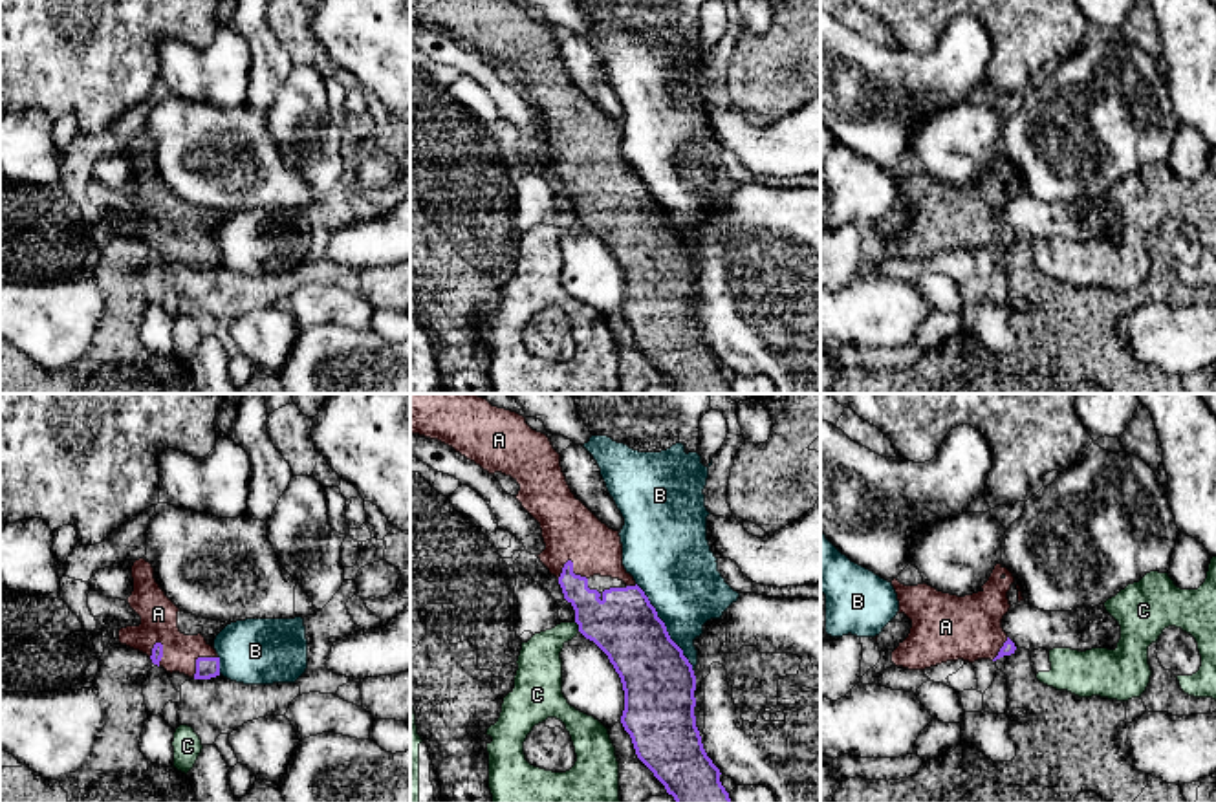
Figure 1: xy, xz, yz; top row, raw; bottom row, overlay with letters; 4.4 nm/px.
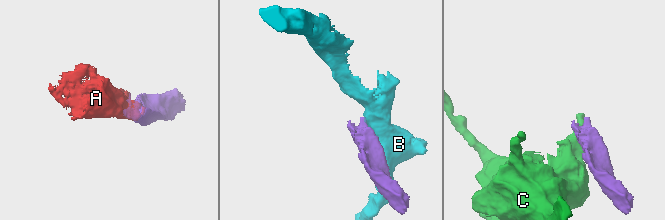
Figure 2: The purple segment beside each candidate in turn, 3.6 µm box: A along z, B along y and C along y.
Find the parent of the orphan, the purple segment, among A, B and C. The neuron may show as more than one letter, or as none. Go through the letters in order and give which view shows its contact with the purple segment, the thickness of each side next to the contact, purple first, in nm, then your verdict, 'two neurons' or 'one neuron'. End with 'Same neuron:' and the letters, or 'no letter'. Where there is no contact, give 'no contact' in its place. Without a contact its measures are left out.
A: meets purple in xz; 160 nm thick on the purple side, 240 nm on the other; one neuron
B: meets purple in xz; 320 nm thick on the purple side, 340 nm on the other; two neurons
C: meets purple in xz; 300 nm thick on the purple side, 190 nm on the other; two neurons
Same neuron: A

